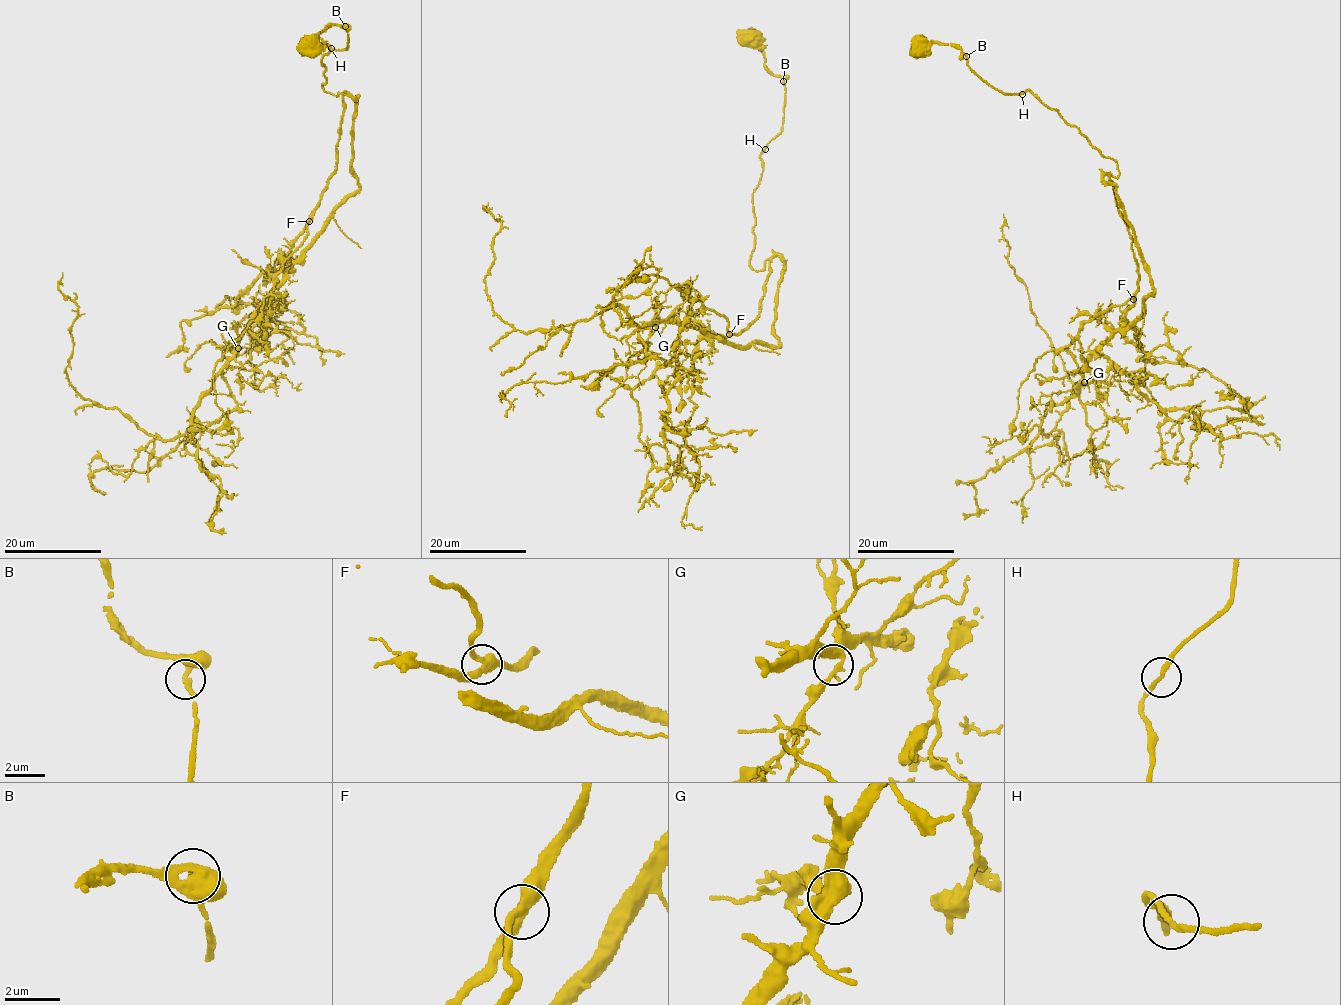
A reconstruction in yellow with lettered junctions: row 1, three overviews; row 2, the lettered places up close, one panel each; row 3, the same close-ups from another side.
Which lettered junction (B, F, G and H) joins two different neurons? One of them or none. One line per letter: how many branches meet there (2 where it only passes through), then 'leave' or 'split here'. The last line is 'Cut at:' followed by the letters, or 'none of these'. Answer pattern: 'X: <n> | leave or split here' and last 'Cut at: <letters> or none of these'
B: 2 | leave
F: 3 | leave
G: 2 | leave
H: 2 | leave
Cut at: none of these

